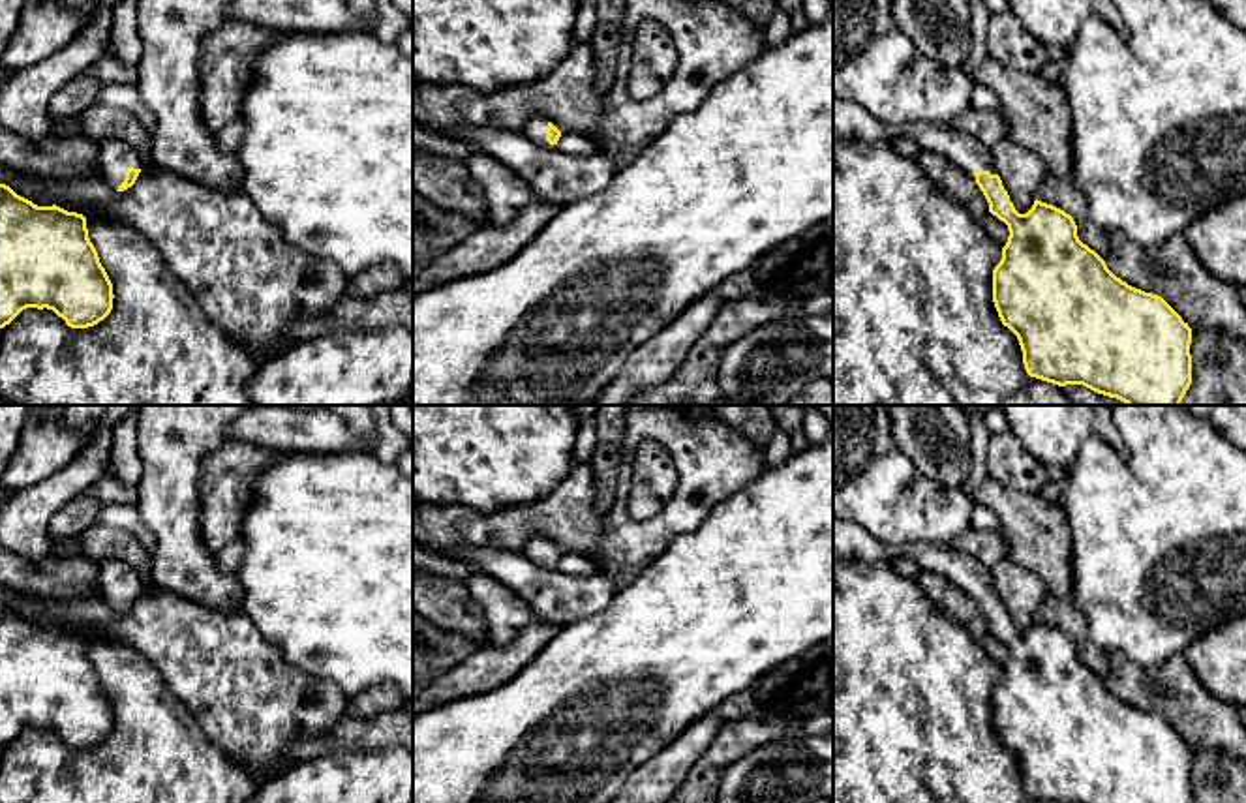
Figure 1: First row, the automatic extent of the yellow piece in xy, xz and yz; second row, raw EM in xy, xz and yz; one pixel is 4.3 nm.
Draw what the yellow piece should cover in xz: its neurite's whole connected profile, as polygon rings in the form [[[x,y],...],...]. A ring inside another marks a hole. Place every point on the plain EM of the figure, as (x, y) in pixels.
[[[533,537],[522,548],[524,557],[540,568],[555,568],[561,552],[546,537]]]

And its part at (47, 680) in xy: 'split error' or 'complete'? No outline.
complete

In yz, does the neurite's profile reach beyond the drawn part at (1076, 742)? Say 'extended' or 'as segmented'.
extended

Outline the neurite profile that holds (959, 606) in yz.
[[[921,570],[916,583],[927,600],[934,604],[948,619],[965,627],[972,640],[980,644],[983,642],[989,634],[989,623],[972,595],[931,570]]]

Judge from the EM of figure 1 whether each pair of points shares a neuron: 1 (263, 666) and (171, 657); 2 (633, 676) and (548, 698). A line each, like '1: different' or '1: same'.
1: same
2: same

